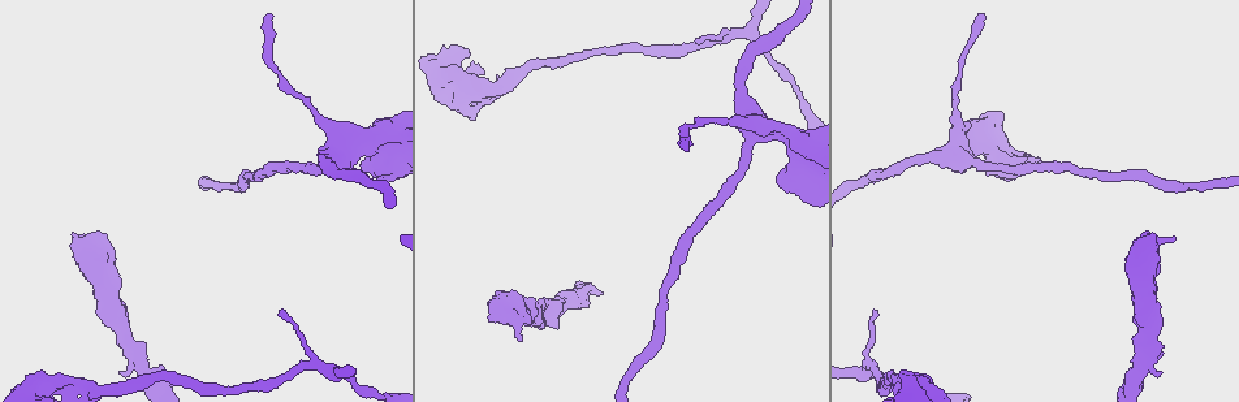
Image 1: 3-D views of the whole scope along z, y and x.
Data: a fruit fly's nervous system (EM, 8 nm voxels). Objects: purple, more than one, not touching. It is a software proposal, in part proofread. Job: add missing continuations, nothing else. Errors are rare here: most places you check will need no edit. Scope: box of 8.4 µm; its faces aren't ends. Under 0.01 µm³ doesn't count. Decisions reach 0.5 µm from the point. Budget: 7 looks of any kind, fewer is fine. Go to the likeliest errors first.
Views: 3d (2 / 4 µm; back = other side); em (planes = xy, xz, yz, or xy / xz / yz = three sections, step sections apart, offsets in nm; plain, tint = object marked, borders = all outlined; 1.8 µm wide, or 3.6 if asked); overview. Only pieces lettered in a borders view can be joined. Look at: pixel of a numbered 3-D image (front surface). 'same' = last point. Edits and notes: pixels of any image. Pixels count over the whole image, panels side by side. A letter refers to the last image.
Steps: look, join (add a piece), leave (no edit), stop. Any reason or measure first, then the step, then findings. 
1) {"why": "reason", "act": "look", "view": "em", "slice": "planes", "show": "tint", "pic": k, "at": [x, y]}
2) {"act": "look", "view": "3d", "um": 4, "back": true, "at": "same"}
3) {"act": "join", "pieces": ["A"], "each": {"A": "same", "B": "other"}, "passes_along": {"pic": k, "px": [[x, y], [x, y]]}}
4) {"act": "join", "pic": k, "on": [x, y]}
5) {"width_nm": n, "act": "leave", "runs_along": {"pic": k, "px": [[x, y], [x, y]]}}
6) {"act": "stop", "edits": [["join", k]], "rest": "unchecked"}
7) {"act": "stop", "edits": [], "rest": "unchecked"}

{"act": "look", "view": "3d", "um": 4, "pic": 1, "at": [71, 234]}

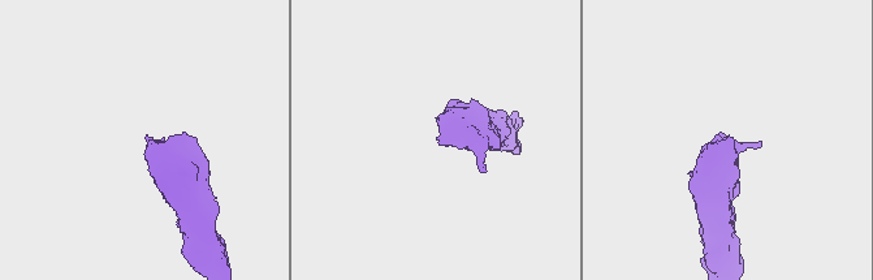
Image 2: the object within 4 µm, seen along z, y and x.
{"act": "look", "view": "em", "slice": "yz", "step": 16, "show": "tint", "pic": 2, "at": [438, 138]}

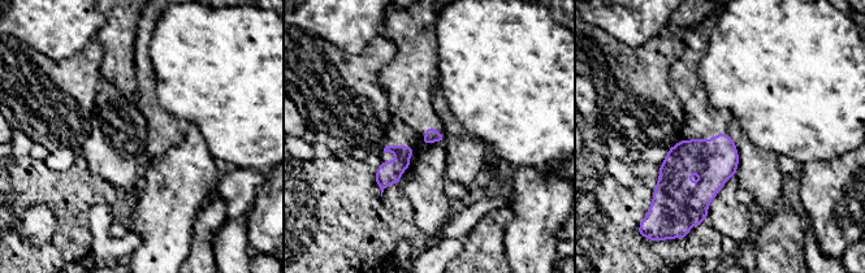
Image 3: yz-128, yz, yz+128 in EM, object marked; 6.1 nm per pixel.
{"act": "look", "view": "em", "slice": "planes", "show": "borders", "at": "same"}

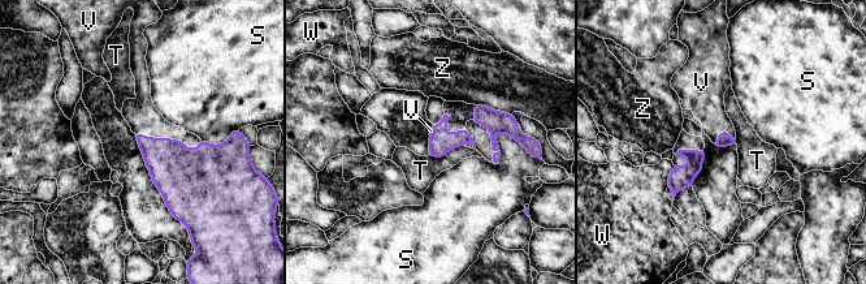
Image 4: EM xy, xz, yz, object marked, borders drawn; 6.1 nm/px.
{"act": "join", "pieces": ["V"], "each": {"S": "other", "T": "other", "V": "same", "W": "other", "Z": "other"}, "passes_along": {"pic": 4, "px": [[174, 168], [150, 137], [141, 113]]}, "found": "the neuron continues"}

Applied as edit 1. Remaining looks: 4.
{"why": "free end", "act": "look", "view": "3d", "um": 2, "pic": 1, "at": [455, 65]}

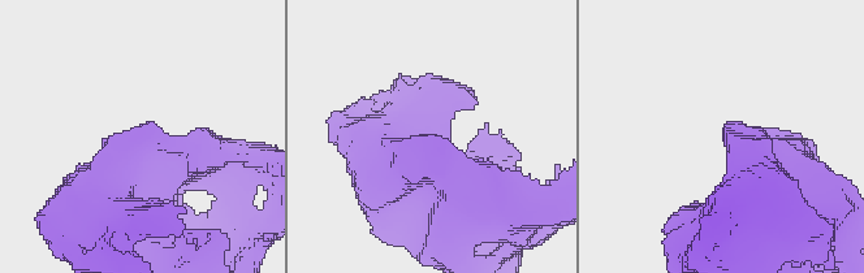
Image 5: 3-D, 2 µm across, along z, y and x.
{"why": "need the tissue", "act": "look", "view": "em", "slice": "yz", "step": 8, "show": "borders", "pic": 5, "at": [441, 138]}

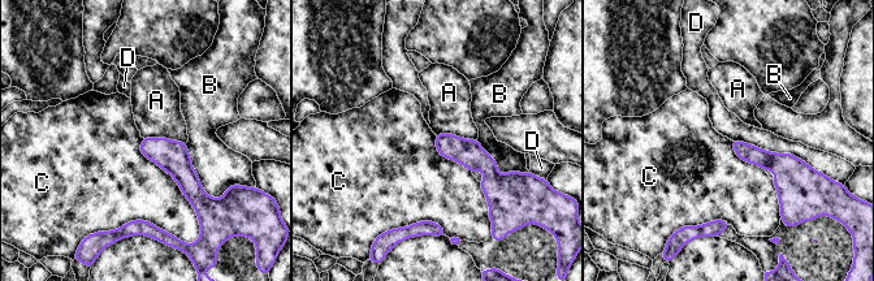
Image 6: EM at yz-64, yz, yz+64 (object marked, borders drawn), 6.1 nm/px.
{"act": "look", "view": "em", "slice": "xy", "step": 16, "show": "borders", "at": "same"}

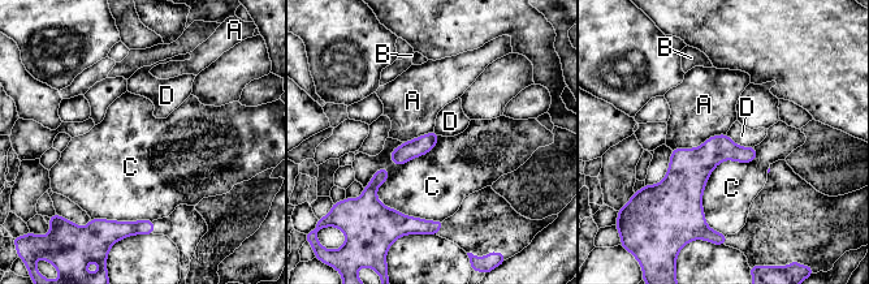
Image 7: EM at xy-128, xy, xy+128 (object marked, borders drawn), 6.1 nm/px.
{"longest_contact_nm": ["C", 550], "act": "leave", "each": {"A": "other", "B": "other", "C": "other", "D": "other"}, "border": {"pic": 7, "px": [[364, 186], [442, 220]]}, "found": "none of them fits"}

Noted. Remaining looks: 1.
{"act": "stop", "edits": [["join", 4]], "rest": "unchecked"}

